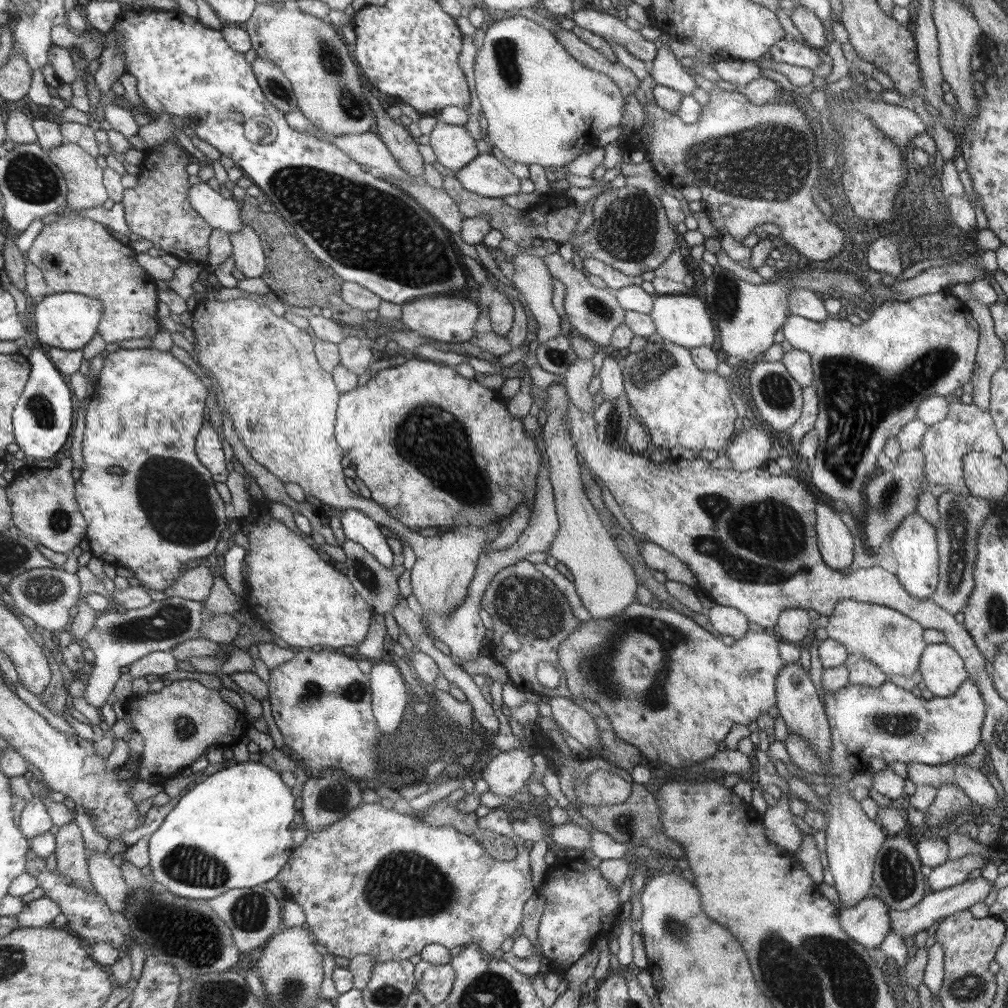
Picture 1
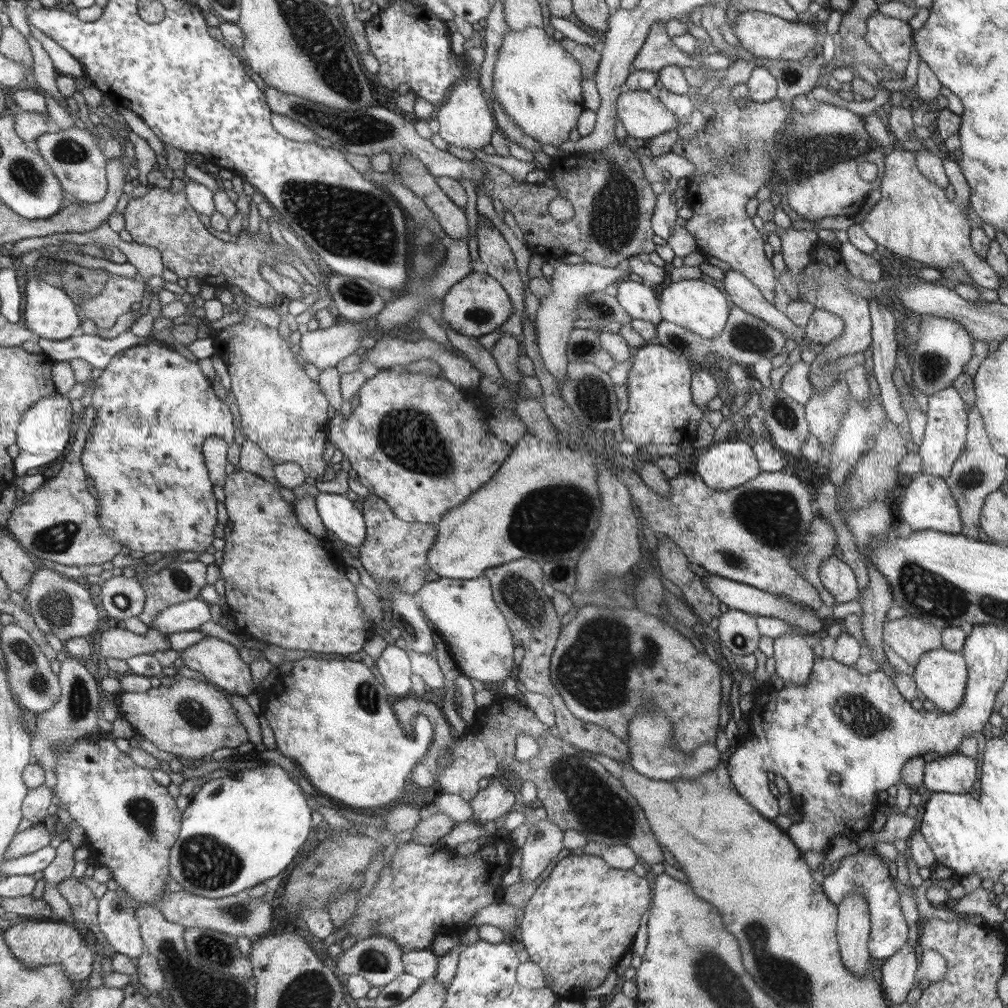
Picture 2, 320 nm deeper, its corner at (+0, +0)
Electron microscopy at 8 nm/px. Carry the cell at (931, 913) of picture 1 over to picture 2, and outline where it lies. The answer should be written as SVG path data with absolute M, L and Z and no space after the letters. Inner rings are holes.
M907 943L892 957L884 960L879 972L881 972L881 986L890 1005L895 1006L903 1002L907 992L915 986L917 967L915 953Z

